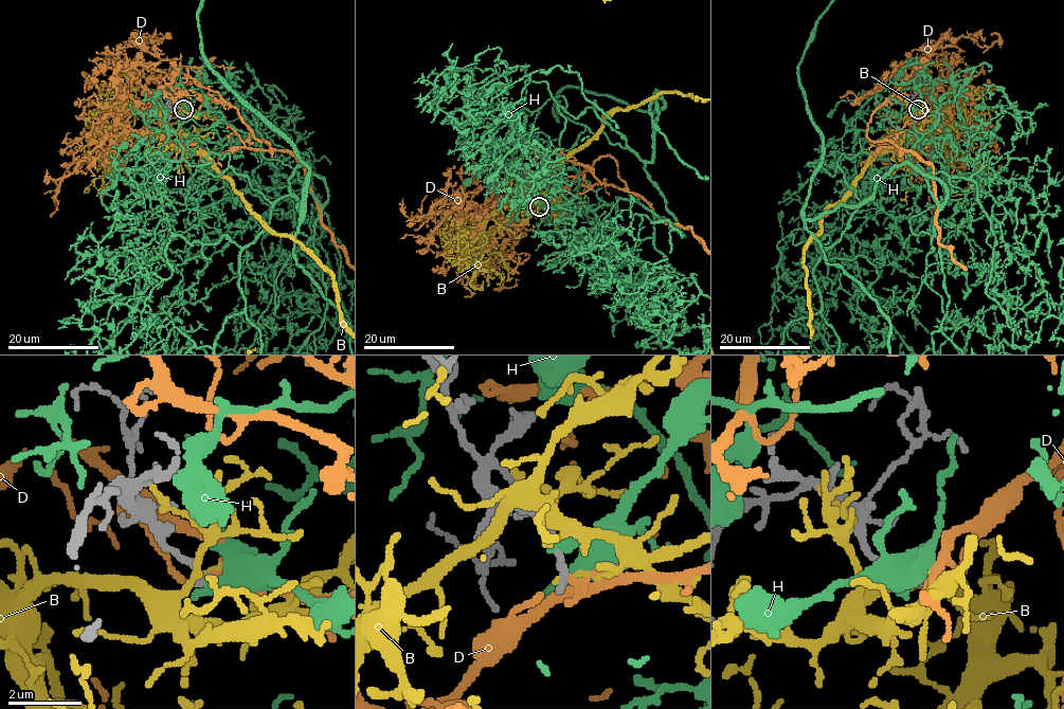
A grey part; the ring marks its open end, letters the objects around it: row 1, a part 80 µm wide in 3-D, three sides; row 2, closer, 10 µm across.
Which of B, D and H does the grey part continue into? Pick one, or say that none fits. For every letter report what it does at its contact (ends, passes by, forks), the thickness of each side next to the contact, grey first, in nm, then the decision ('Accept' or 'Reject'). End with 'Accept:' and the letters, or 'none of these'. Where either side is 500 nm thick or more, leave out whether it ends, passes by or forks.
B: It ends there. Thickness 200 nm (grey) against 140 nm. Reject
D: It forks there. Thickness 220 nm (grey) against 140 nm. Accept
H: It ends there. Thickness 240 nm (grey) against 400 nm. Reject
Accept: D

